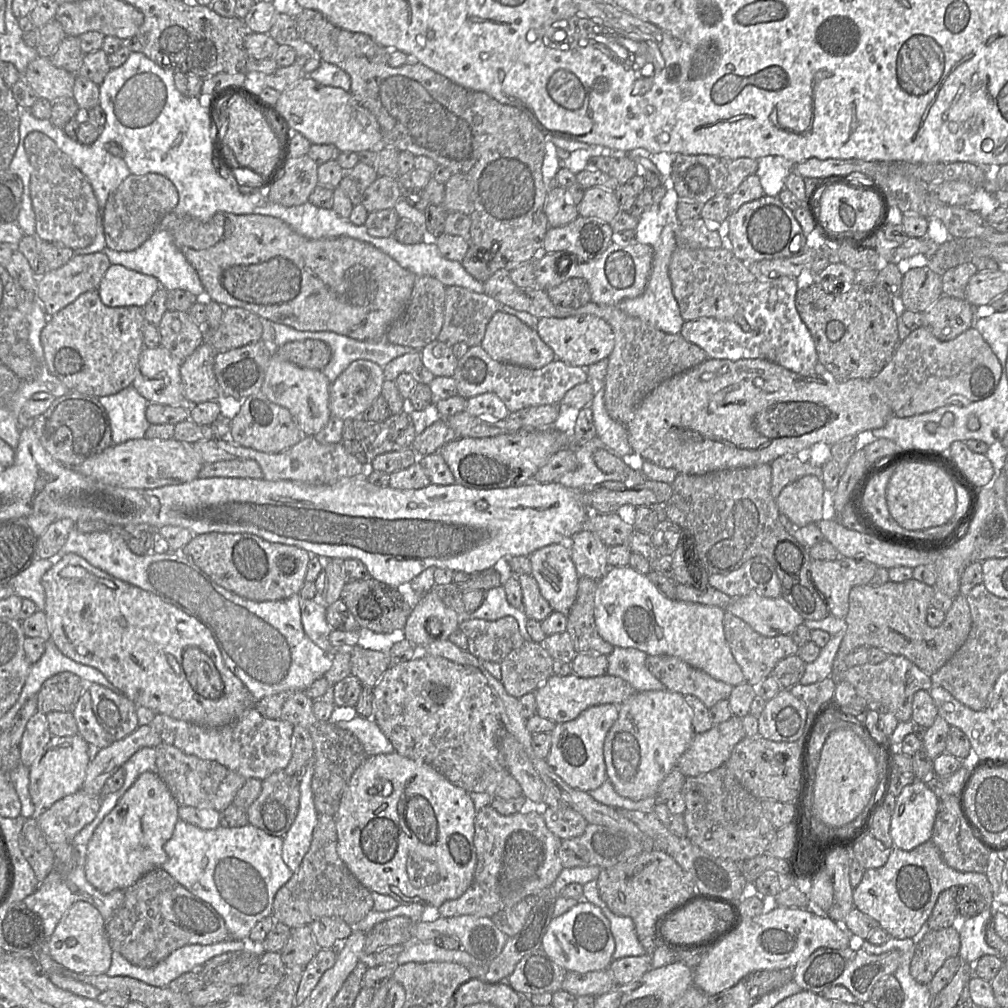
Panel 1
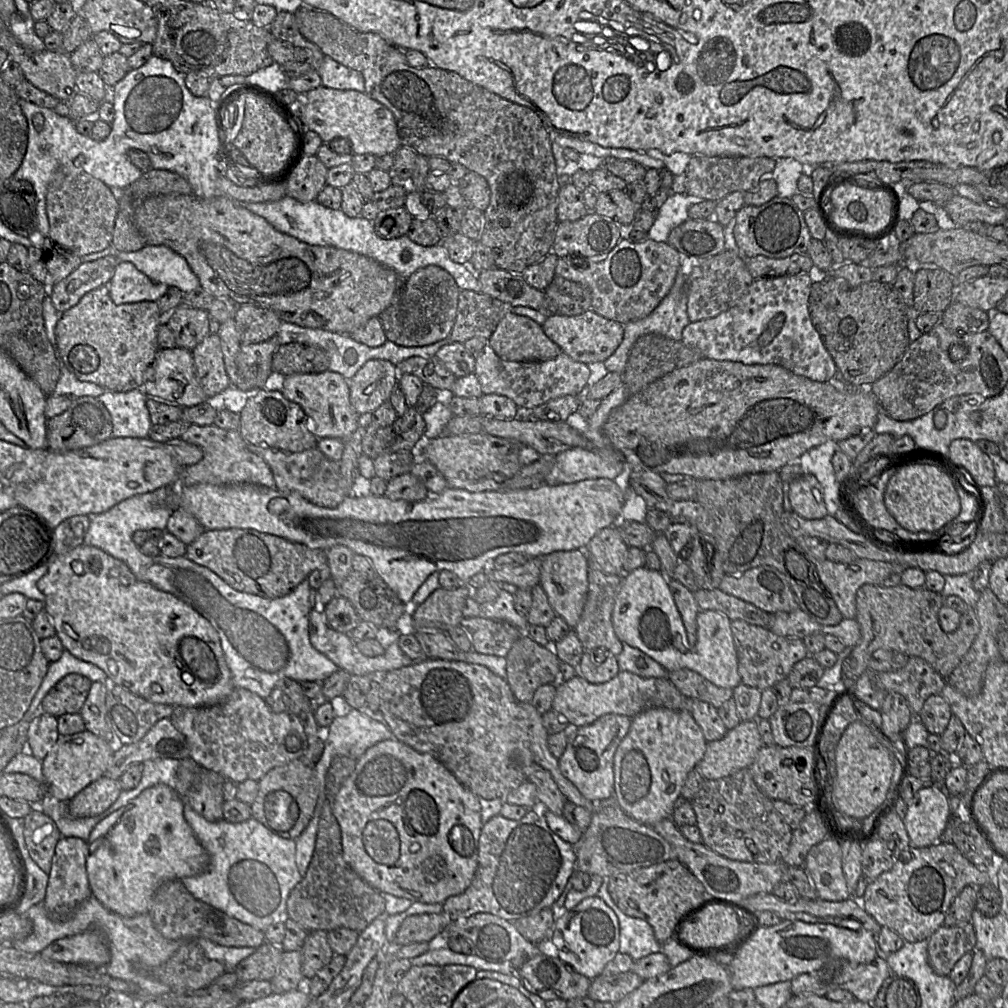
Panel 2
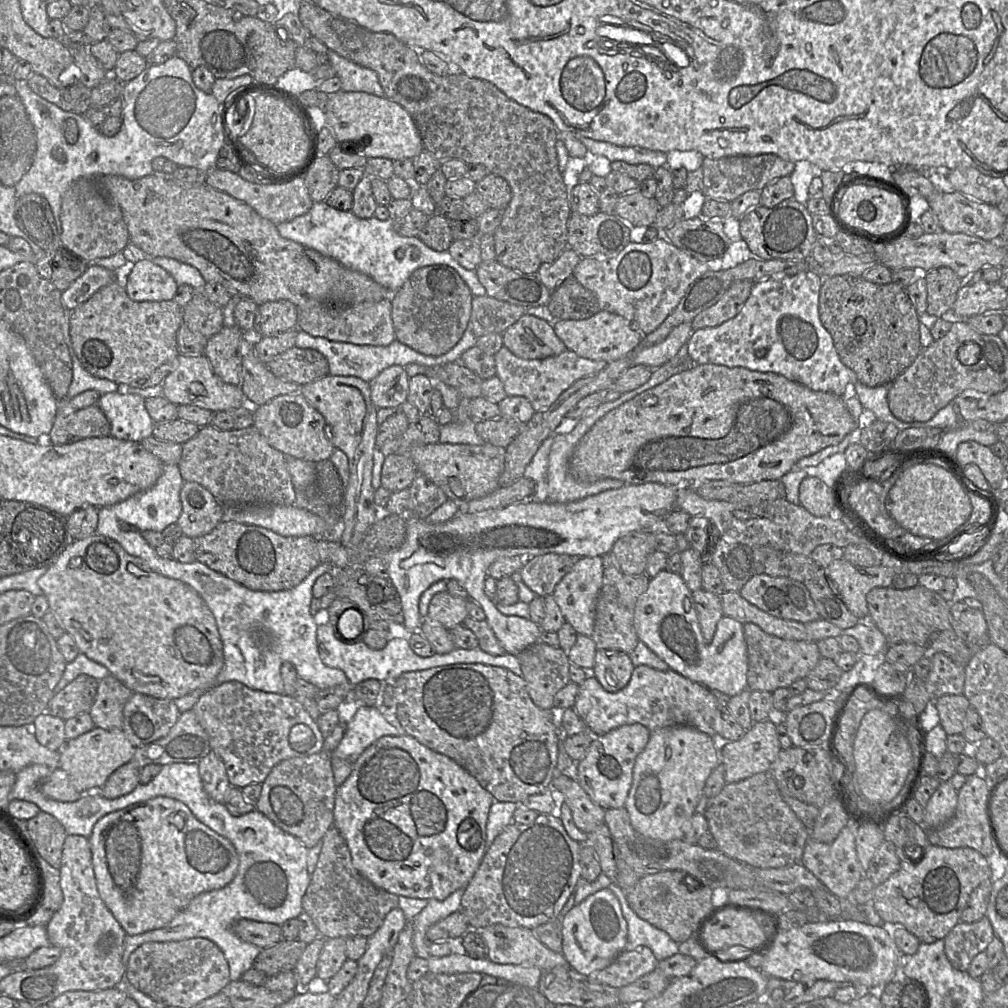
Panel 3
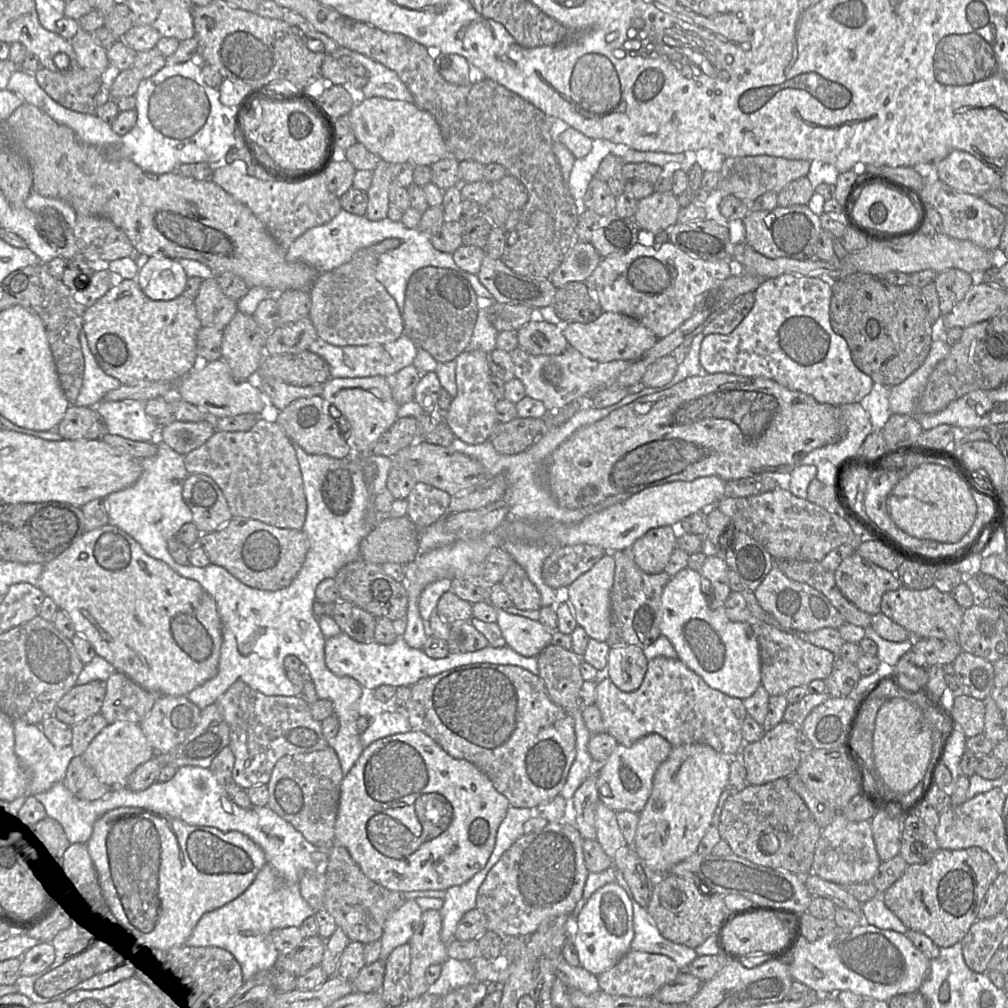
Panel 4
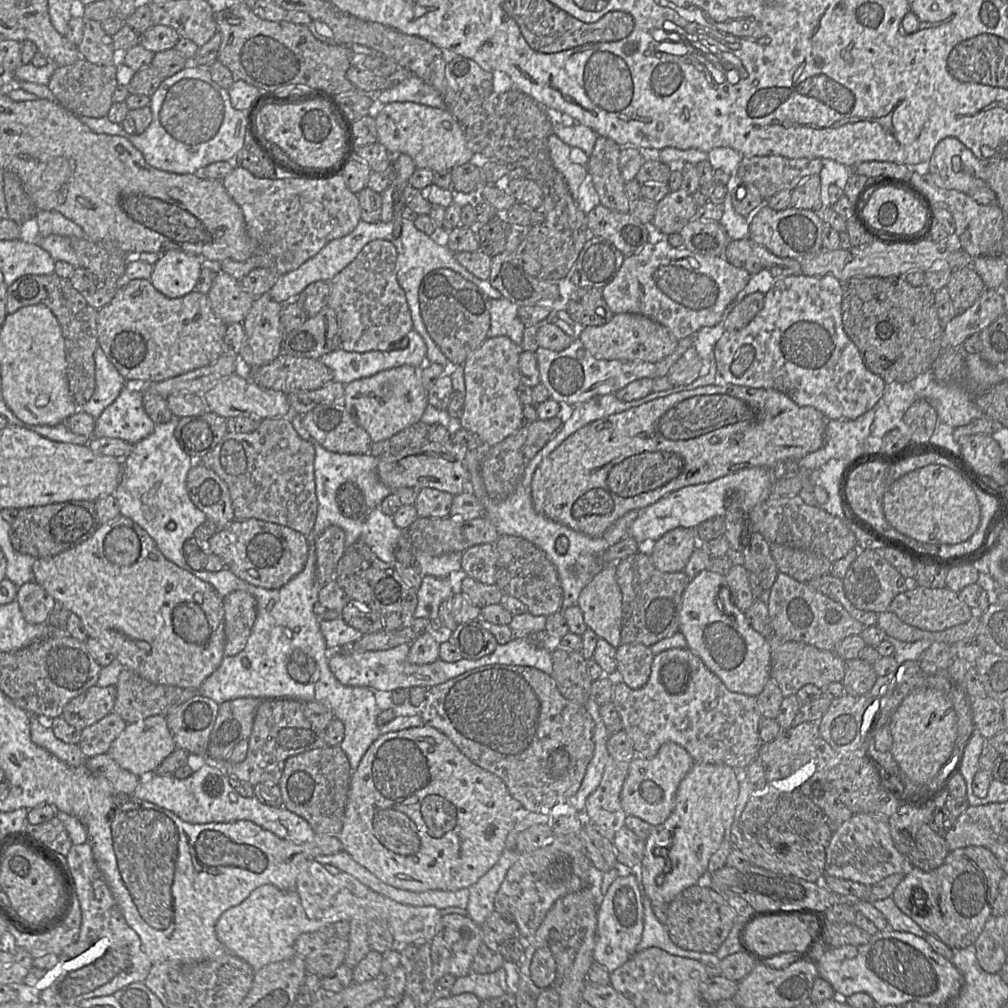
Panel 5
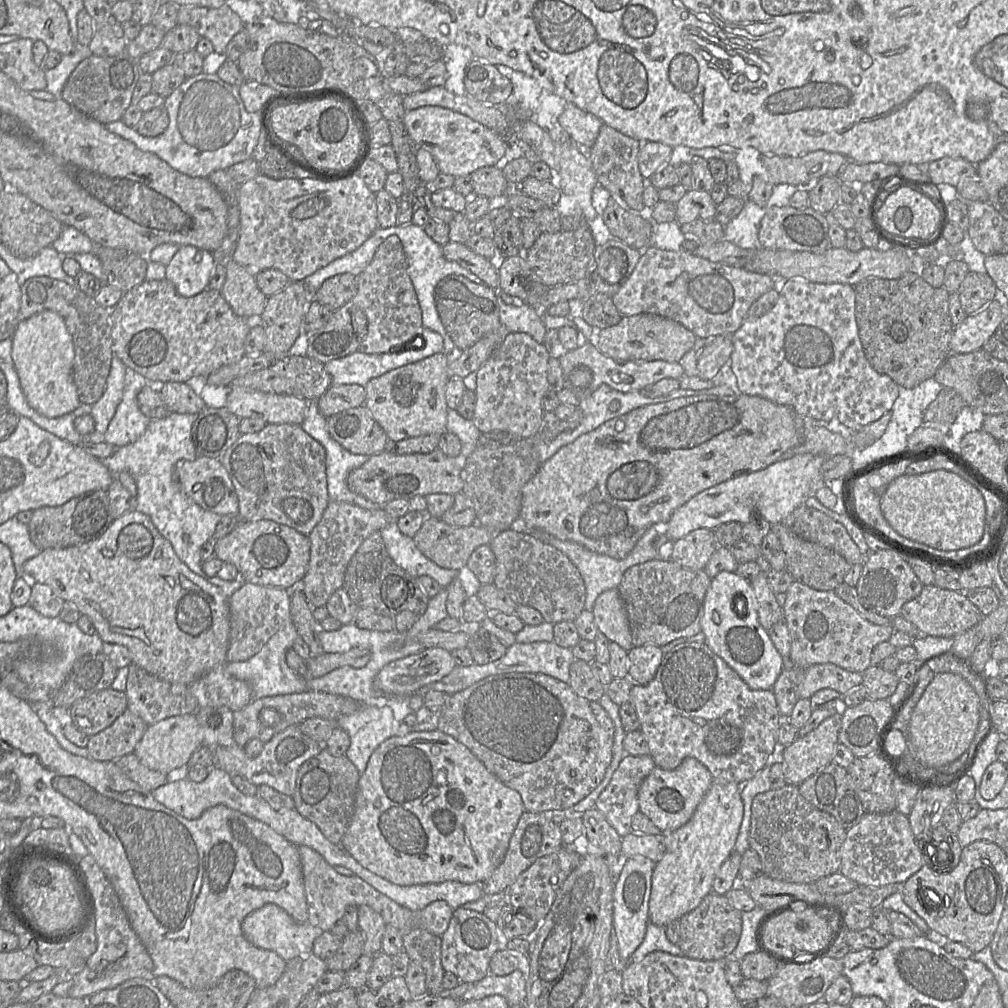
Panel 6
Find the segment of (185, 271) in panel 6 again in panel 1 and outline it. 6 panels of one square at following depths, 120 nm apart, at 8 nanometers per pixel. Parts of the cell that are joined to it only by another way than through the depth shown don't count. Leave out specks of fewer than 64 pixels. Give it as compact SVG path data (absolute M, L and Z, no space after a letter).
M112 264L97 292L101 301L109 307L144 307L159 288L161 284L155 277Z

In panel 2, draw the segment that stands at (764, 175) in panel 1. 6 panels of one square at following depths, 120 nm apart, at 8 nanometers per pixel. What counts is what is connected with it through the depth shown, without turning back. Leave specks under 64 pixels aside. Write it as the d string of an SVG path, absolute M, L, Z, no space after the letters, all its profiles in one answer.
M779 158L775 160L776 165L771 173L771 178L777 183L777 196L785 198L791 198L798 193L797 182L802 174L810 176L815 166L819 166L803 165L793 158Z

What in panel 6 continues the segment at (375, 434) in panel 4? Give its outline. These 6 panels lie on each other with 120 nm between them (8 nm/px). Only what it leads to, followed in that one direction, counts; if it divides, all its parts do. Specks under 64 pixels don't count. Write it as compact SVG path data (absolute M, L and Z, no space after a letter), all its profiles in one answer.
M433 356L394 369L370 380L365 386L364 406L383 428L388 440L401 441L427 434L441 435L447 431L446 386L451 379L448 373L449 356Z

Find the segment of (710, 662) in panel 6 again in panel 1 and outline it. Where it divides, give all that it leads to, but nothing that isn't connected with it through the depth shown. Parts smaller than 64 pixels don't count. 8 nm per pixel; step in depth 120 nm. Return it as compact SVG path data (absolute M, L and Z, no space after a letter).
M571 673L567 676L552 675L535 690L537 715L554 723L564 723L577 718L584 710L600 704L620 705L636 690L618 676L603 675L581 678Z

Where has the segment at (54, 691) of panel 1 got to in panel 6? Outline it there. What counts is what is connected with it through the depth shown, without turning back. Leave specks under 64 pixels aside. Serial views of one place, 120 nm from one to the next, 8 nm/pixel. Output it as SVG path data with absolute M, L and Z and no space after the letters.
M109 687L76 700L69 714L80 732L92 736L109 727L126 710L125 692Z

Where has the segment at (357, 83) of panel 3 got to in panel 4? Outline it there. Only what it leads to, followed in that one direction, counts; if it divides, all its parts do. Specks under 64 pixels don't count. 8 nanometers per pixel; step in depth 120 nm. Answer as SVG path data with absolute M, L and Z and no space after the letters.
M339 48L327 55L335 58L338 56L349 56L367 69L369 80L361 89L364 98L383 97L392 100L414 102L413 95L397 73L383 64L347 48Z

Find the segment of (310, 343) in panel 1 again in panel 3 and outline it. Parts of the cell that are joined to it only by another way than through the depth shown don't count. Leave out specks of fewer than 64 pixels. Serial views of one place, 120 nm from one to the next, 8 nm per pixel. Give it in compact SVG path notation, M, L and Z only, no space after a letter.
M290 348L272 358L266 366L280 380L297 385L306 385L329 375L325 356L308 348Z

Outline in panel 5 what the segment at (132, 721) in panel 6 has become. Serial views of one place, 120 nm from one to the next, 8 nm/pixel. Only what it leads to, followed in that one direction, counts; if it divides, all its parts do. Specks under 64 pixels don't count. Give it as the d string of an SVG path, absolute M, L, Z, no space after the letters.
M111 712L91 726L81 730L79 747L88 757L106 754L111 743L127 726L118 714Z

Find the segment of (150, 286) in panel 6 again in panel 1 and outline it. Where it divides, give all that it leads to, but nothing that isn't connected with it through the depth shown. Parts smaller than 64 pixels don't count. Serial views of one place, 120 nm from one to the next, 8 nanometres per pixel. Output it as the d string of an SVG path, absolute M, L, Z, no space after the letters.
M97 290L87 291L57 313L48 316L40 335L46 368L71 391L95 397L115 394L132 385L135 378L140 355L145 349L142 332L145 322L143 307L109 307L101 301Z

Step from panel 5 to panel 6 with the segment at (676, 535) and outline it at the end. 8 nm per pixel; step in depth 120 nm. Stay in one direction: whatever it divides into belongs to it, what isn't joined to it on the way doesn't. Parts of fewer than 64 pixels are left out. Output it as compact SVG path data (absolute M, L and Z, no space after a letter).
M698 529L676 540L670 561L690 570L703 570L719 547L713 530Z

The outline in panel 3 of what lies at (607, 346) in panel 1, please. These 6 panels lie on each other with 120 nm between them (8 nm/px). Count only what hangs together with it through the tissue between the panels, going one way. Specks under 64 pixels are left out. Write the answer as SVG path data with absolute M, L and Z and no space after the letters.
M604 310L583 320L556 320L553 328L568 350L586 359L608 363L630 355L644 339L644 335L627 319Z

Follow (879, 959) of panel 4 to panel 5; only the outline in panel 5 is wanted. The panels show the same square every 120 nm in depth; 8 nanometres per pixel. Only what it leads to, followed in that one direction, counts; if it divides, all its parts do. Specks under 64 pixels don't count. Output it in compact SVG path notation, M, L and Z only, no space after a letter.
M894 930L878 931L864 945L846 945L839 948L829 947L816 962L819 977L830 983L836 995L841 998L854 993L868 994L879 1006L900 1007L916 1001L932 1006L948 1005L958 995L963 978L953 963L937 954L922 937L908 932Z

